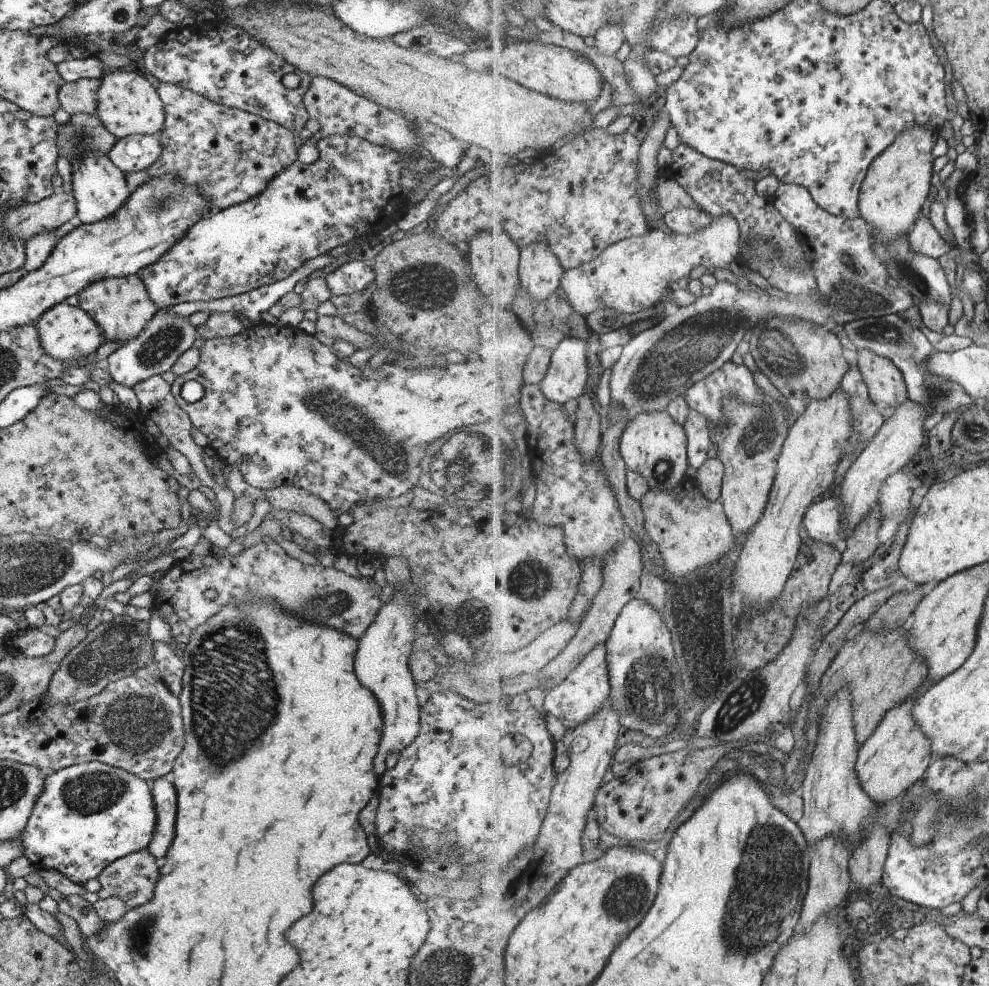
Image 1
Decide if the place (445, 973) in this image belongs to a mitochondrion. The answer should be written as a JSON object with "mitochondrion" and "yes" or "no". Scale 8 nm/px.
{"mitochondrion":"yes"}

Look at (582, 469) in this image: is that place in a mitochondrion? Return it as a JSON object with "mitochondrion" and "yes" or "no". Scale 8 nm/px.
{"mitochondrion":"no"}

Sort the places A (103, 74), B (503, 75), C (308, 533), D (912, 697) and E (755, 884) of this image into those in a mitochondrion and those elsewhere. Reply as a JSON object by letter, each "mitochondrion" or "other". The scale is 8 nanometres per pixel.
{"A":"other","B":"other","C":"other","D":"other","E":"mitochondrion"}

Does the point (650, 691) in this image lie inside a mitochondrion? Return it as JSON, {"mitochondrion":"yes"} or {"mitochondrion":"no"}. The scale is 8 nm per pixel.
{"mitochondrion":"yes"}

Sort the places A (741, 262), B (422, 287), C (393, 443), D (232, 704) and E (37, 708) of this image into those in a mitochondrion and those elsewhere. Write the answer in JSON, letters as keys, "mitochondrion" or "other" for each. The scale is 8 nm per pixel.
{"A":"other","B":"mitochondrion","C":"mitochondrion","D":"mitochondrion","E":"other"}

